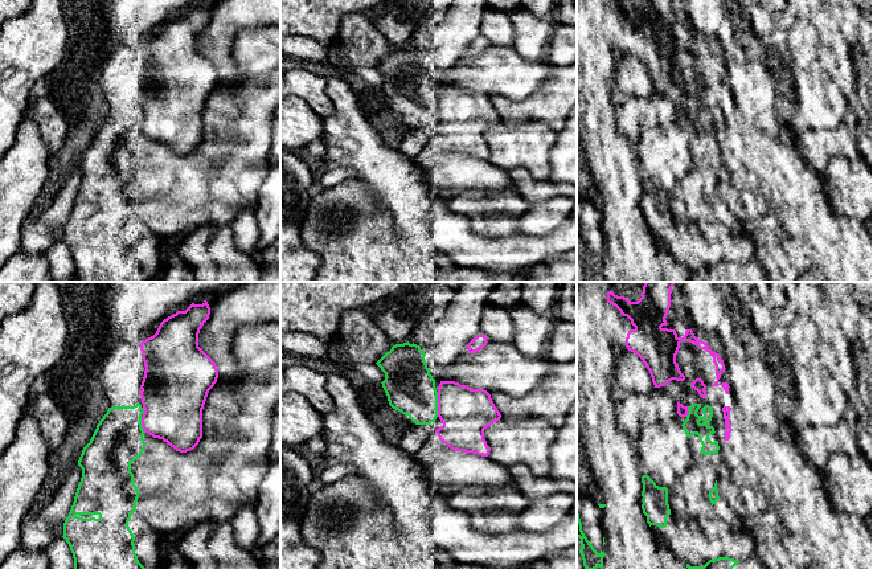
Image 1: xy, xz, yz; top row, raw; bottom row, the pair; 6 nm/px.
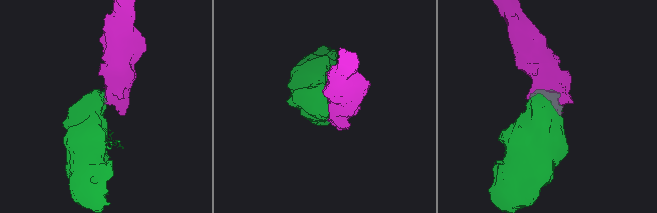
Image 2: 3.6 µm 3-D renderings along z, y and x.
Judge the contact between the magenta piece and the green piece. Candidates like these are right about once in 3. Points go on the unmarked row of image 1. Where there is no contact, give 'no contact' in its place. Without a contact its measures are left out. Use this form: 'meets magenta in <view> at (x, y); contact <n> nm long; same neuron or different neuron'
meets magenta in xz at (438, 107); contact 150 nm long; different neuron

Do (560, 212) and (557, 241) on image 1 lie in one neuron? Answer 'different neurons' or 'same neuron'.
different neurons

